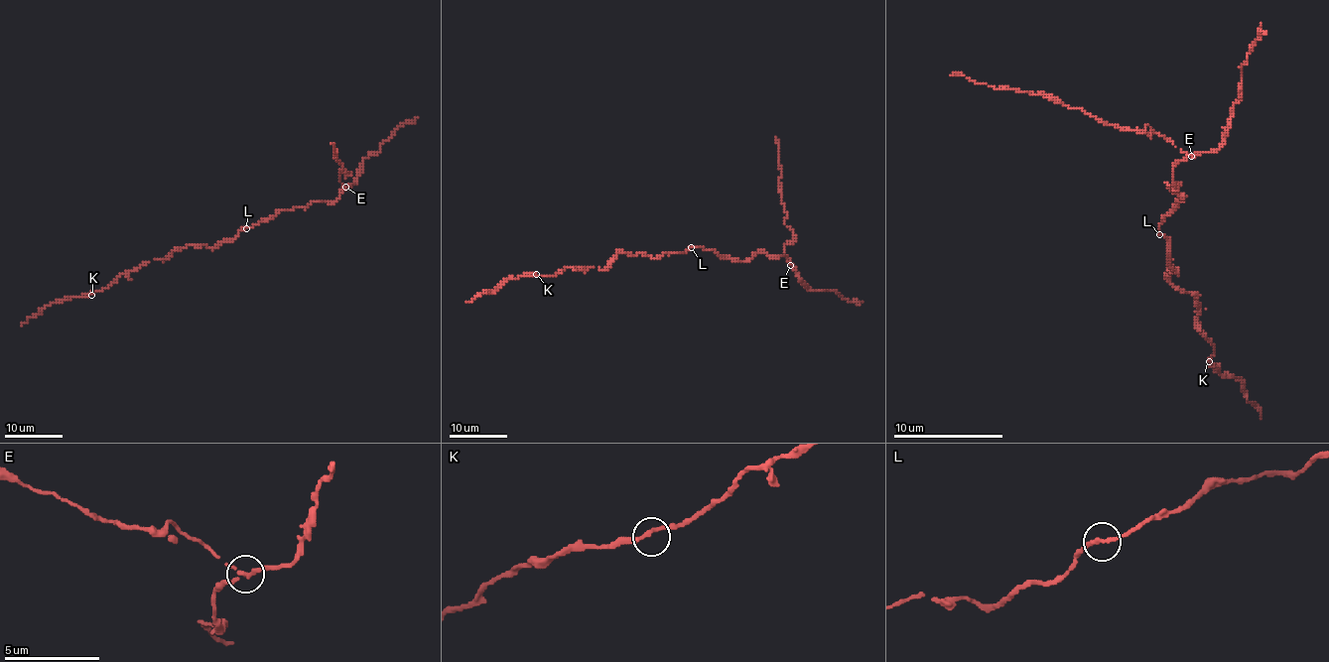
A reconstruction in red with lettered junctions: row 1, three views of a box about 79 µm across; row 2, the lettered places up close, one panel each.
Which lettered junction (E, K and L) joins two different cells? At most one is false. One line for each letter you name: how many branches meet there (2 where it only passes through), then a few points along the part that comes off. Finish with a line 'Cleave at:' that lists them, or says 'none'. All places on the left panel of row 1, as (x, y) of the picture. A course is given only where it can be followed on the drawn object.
E: branches 2; course (346, 187), (338, 179), (344, 170), (349, 173), (340, 170), (341, 166), (336, 160), (332, 144)
Cleave at: E

